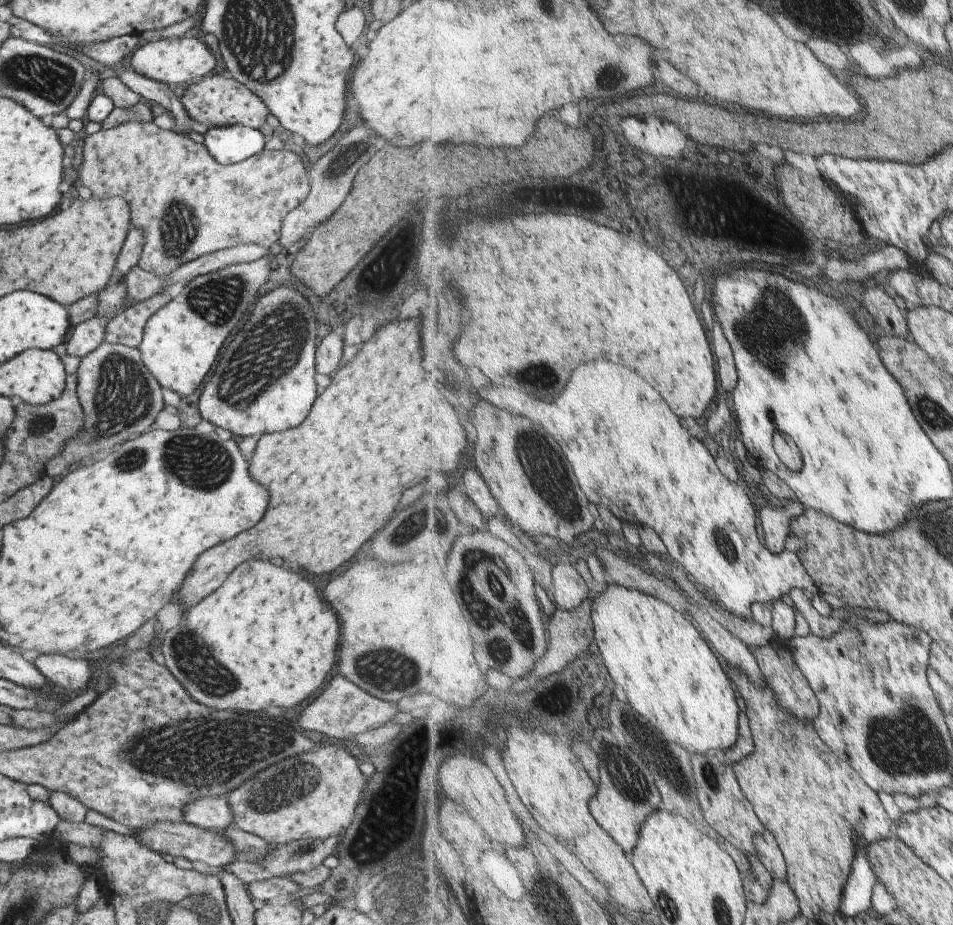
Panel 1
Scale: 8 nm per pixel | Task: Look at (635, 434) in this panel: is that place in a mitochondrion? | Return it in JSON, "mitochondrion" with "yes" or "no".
{"mitochondrion":"no"}

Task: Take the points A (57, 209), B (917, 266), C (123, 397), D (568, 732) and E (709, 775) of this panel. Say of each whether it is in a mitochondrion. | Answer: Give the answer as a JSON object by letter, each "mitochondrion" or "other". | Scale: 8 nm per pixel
{"A":"other","B":"other","C":"mitochondrion","D":"other","E":"mitochondrion"}

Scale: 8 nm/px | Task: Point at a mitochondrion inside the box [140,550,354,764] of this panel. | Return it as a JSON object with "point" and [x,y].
{"point":[190,661]}

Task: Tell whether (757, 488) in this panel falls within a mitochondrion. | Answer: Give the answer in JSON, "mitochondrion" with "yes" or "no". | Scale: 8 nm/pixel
{"mitochondrion":"no"}

